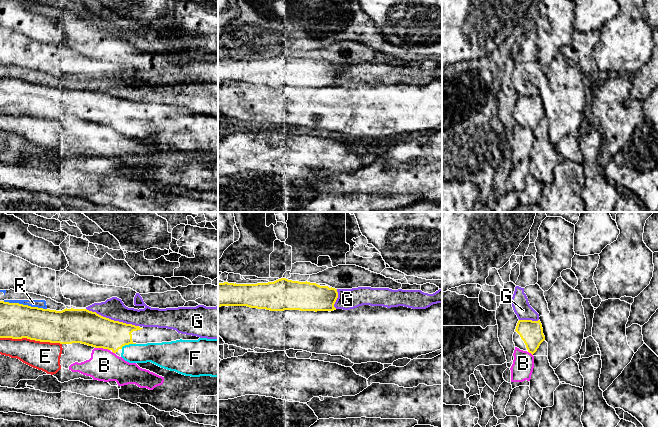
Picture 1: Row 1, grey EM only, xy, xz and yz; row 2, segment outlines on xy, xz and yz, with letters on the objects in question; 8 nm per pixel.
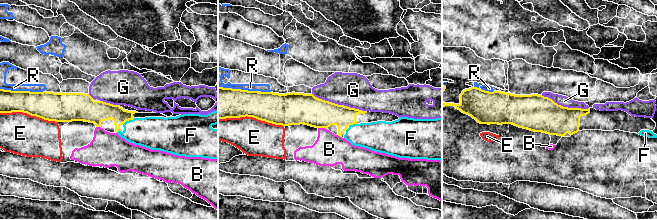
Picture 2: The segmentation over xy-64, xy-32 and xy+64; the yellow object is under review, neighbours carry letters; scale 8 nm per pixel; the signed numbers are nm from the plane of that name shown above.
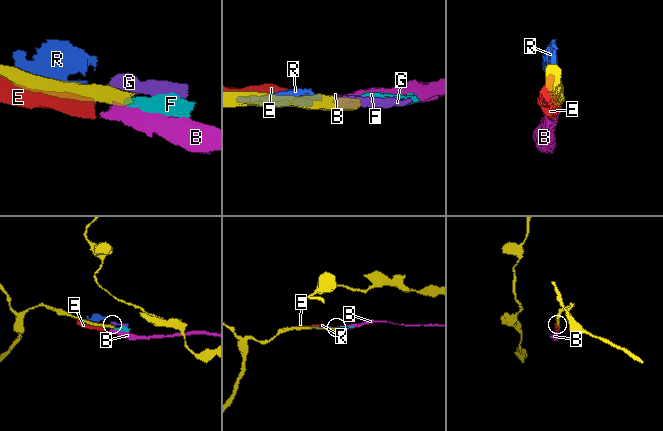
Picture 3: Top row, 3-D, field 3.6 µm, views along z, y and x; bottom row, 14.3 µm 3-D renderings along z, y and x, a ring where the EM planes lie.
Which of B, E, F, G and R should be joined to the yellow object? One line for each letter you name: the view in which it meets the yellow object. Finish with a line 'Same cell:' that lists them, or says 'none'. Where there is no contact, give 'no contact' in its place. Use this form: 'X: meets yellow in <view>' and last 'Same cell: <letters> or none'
F: meets yellow in xy
Same cell: F

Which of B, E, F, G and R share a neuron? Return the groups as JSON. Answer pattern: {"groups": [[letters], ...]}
{"groups": [["B", "E"], ["F"], ["G", "R"]]}

